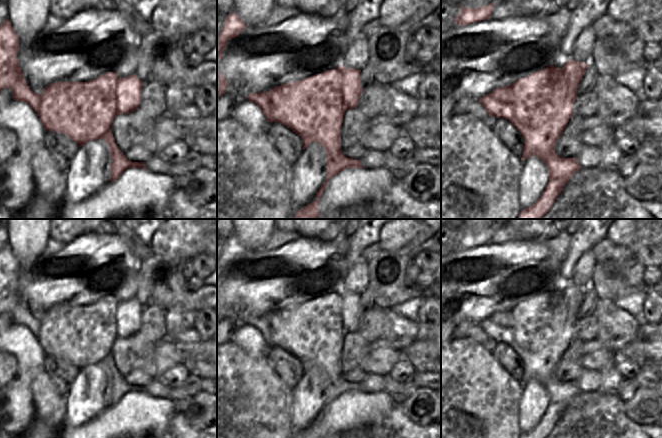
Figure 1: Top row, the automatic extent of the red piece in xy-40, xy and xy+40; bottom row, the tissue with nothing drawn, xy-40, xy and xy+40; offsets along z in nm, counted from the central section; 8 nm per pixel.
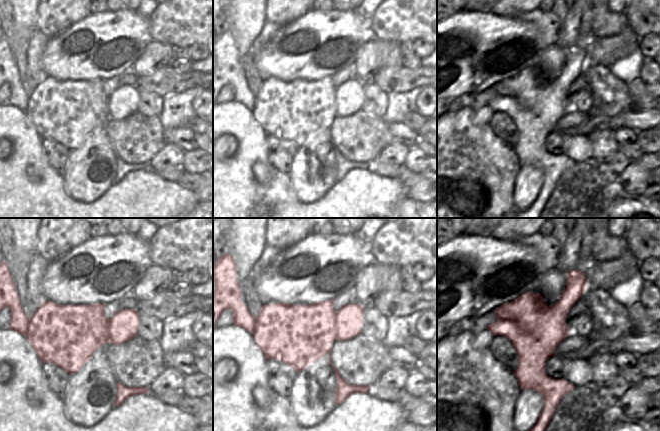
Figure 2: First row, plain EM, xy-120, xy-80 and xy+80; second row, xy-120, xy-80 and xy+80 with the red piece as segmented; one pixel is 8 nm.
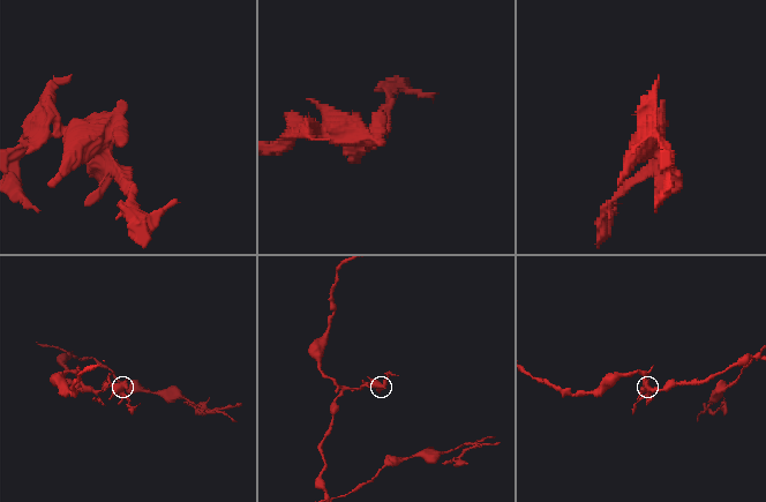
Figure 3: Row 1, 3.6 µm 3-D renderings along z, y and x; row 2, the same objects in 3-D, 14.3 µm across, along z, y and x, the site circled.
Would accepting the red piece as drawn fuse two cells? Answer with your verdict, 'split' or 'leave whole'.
split

